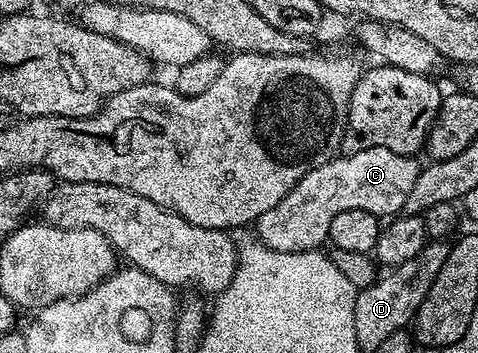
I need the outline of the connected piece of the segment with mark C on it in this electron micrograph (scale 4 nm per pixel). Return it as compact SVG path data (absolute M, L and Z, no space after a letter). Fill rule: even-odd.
M379 147L364 149L355 155L339 154L330 163L314 167L307 175L300 177L300 181L286 194L284 201L280 201L280 205L268 209L268 213L257 219L257 242L280 253L316 251L329 240L332 217L336 217L336 213L344 213L344 209L364 209L379 217L397 216L405 208L408 193L412 193L412 185L416 185L416 177L420 170L418 161L417 158L408 155L392 153L392 149Z

